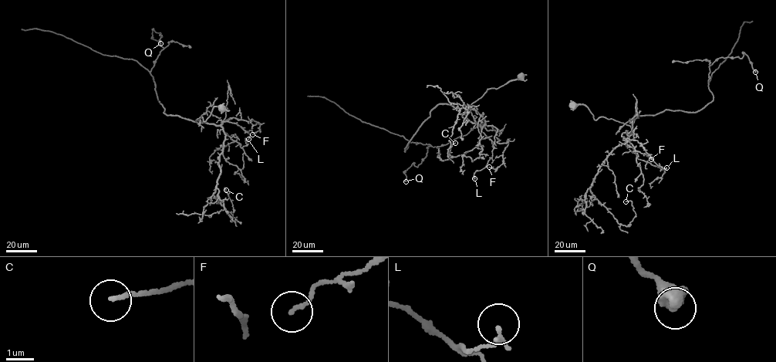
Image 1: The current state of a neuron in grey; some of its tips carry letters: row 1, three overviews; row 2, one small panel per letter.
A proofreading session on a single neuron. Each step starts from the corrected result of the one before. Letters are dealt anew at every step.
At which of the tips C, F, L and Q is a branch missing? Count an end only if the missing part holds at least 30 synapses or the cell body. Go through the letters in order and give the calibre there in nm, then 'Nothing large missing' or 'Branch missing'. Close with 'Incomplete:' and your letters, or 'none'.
C: Thickness 150 nm. Nothing large missing
F: Thickness 120 nm. Nothing large missing
L: Thickness 150 nm. Nothing large missing
Q: Thickness 460 nm. Nothing large missing
Incomplete: none

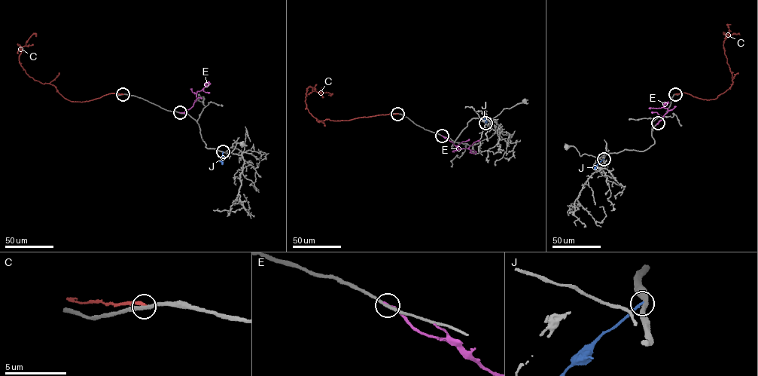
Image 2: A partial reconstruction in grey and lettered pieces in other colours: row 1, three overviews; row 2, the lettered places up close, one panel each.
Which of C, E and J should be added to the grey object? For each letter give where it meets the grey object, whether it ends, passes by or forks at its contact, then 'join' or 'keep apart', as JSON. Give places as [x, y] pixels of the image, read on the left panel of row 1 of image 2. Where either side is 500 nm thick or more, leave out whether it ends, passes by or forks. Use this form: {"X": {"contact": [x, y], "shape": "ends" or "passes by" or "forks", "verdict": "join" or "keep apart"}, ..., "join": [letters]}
{"C": {"contact": [123, 94], "shape": "ends", "verdict": "keep apart"}, "E": {"contact": [180, 112], "shape": "ends", "verdict": "keep apart"}, "J": {"contact": [223, 151], "shape": "ends", "verdict": "keep apart"}, "join": []}

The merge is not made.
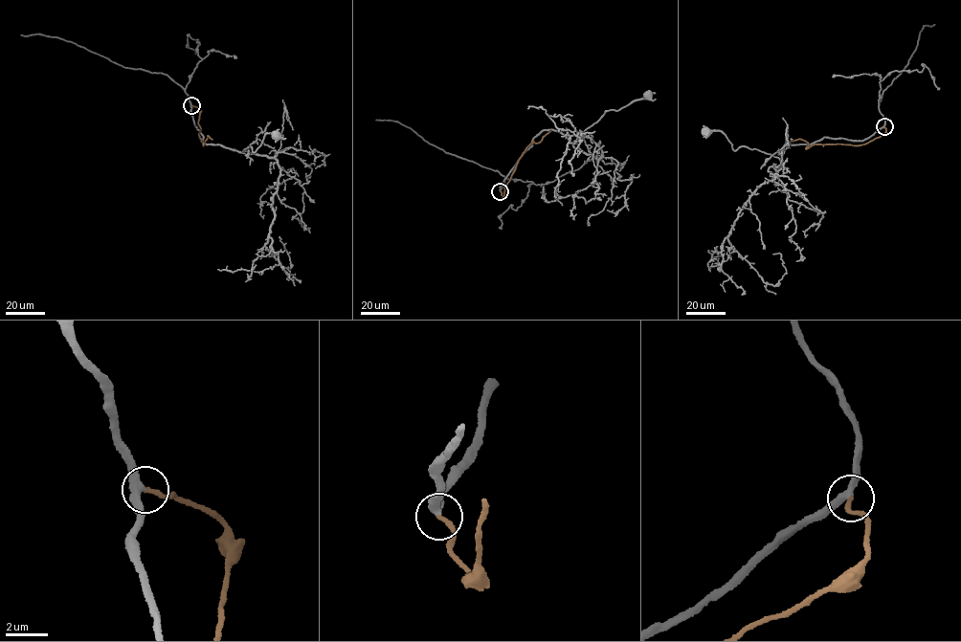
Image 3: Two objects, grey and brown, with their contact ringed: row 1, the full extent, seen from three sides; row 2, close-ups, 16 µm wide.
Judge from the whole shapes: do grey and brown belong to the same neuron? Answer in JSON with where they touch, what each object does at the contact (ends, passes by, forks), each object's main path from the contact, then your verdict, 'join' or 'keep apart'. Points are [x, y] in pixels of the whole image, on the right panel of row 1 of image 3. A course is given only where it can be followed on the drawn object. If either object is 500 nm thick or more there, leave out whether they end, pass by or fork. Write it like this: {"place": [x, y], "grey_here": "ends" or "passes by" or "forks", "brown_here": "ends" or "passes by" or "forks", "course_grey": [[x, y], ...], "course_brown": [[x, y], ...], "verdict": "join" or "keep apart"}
{"place": [884, 126], "grey_here": "passes by", "brown_here": "ends", "course_grey": [[884, 126], [861, 141], [825, 137], [786, 145], [781, 163], [755, 148], [734, 150], [719, 131], [706, 132]], "course_brown": [[884, 126], [885, 132], [859, 145], [810, 146], [800, 139], [790, 141]], "verdict": "join"}

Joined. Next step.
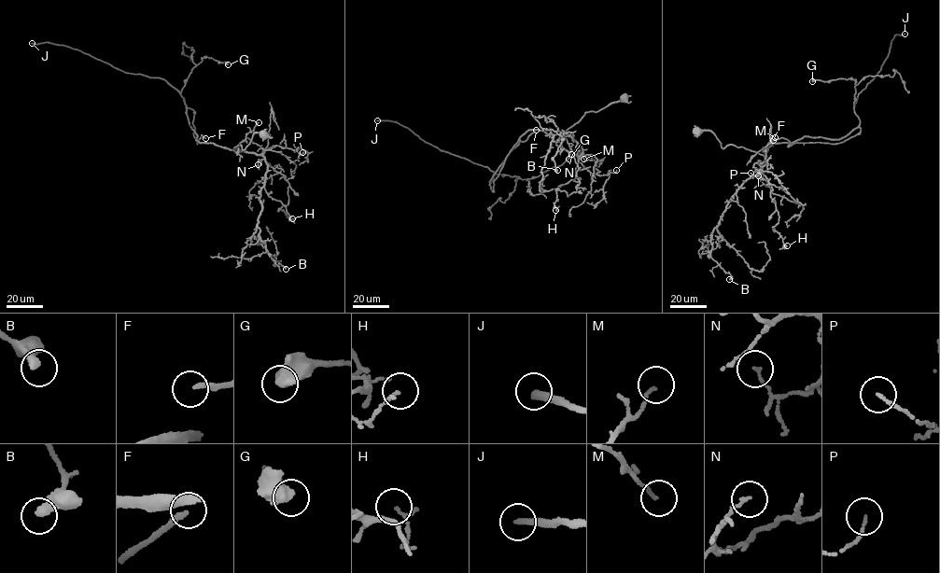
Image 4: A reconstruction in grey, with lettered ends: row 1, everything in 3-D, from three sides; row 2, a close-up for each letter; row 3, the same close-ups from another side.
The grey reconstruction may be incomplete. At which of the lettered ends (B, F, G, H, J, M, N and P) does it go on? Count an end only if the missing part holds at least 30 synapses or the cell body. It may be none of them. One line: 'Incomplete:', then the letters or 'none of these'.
Incomplete: F, J

